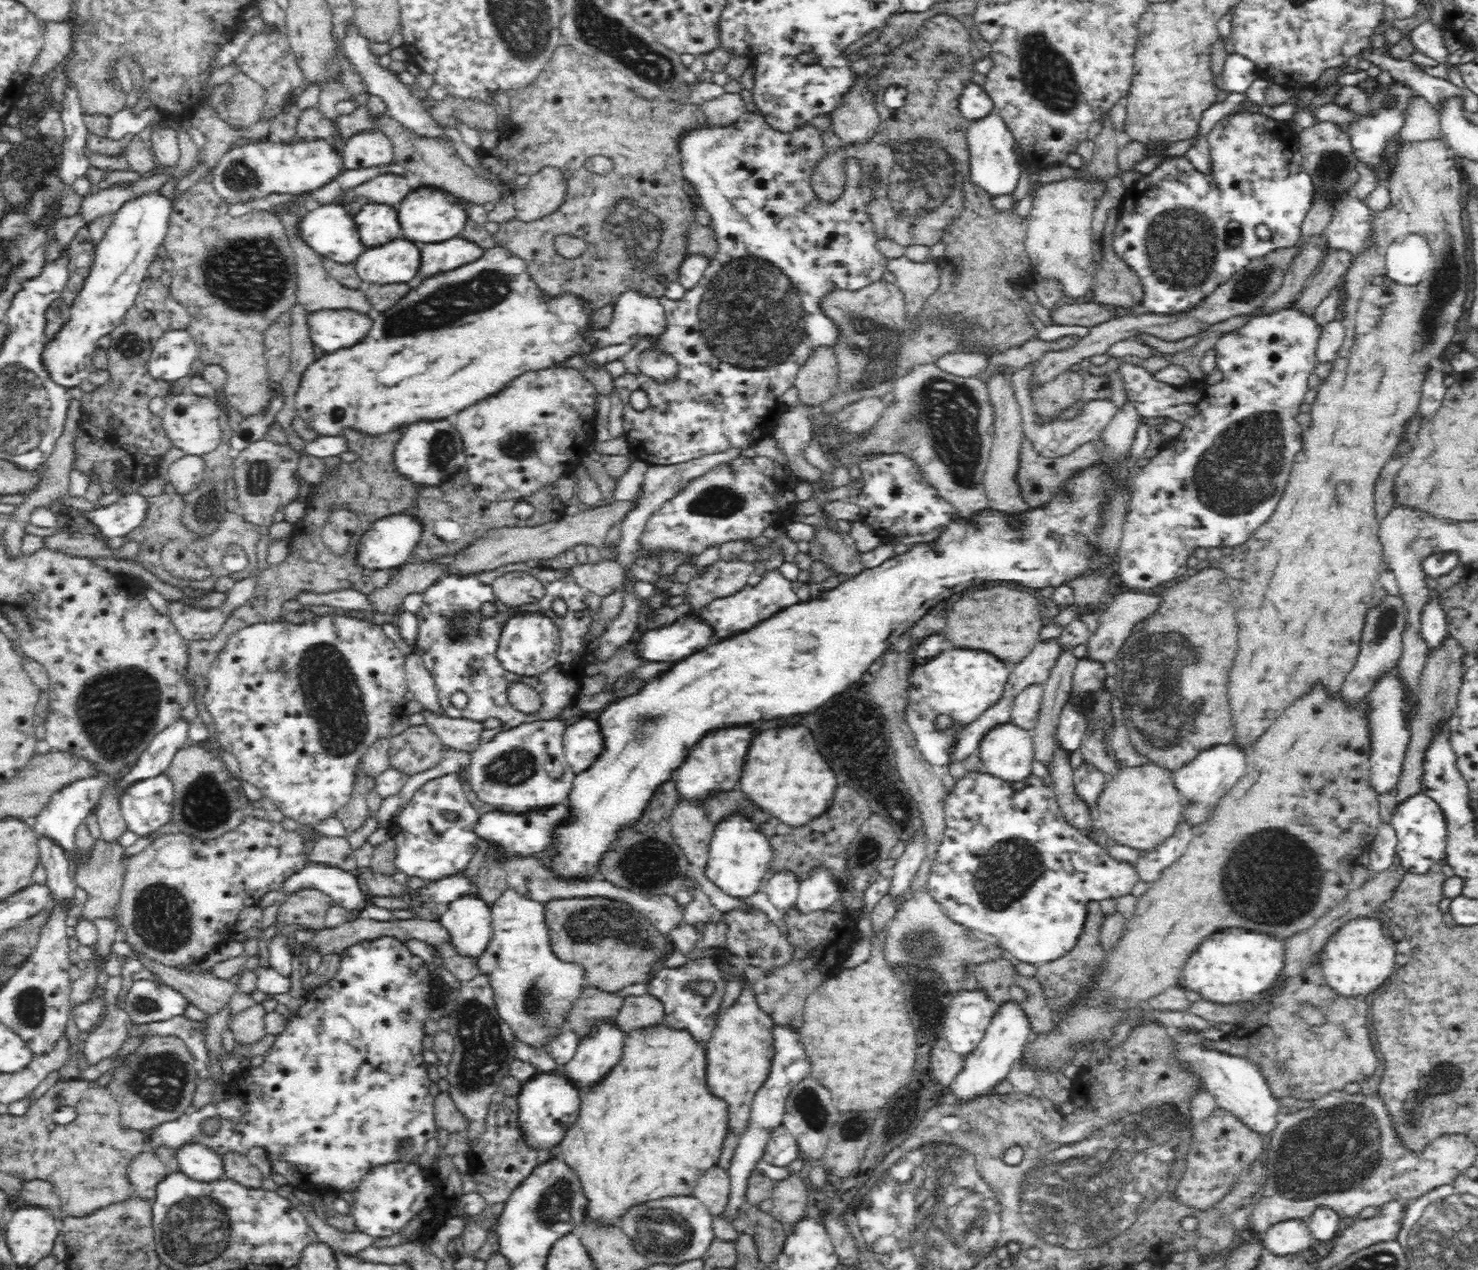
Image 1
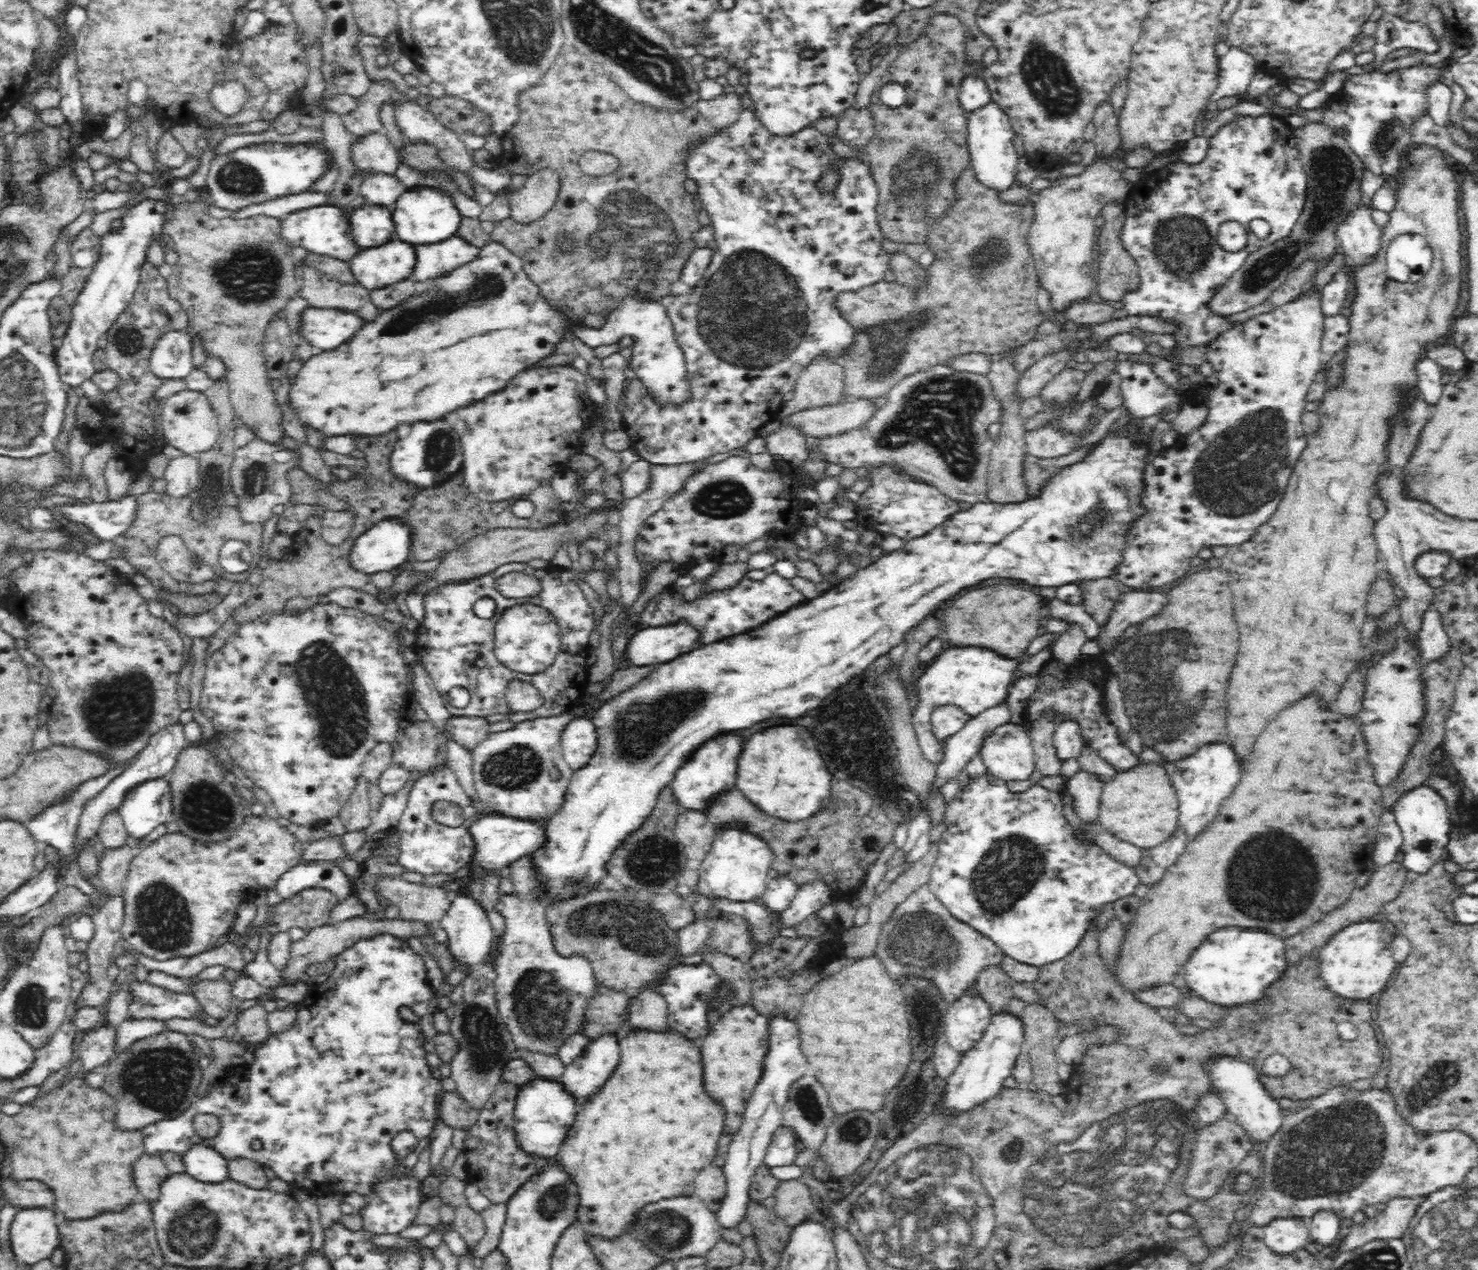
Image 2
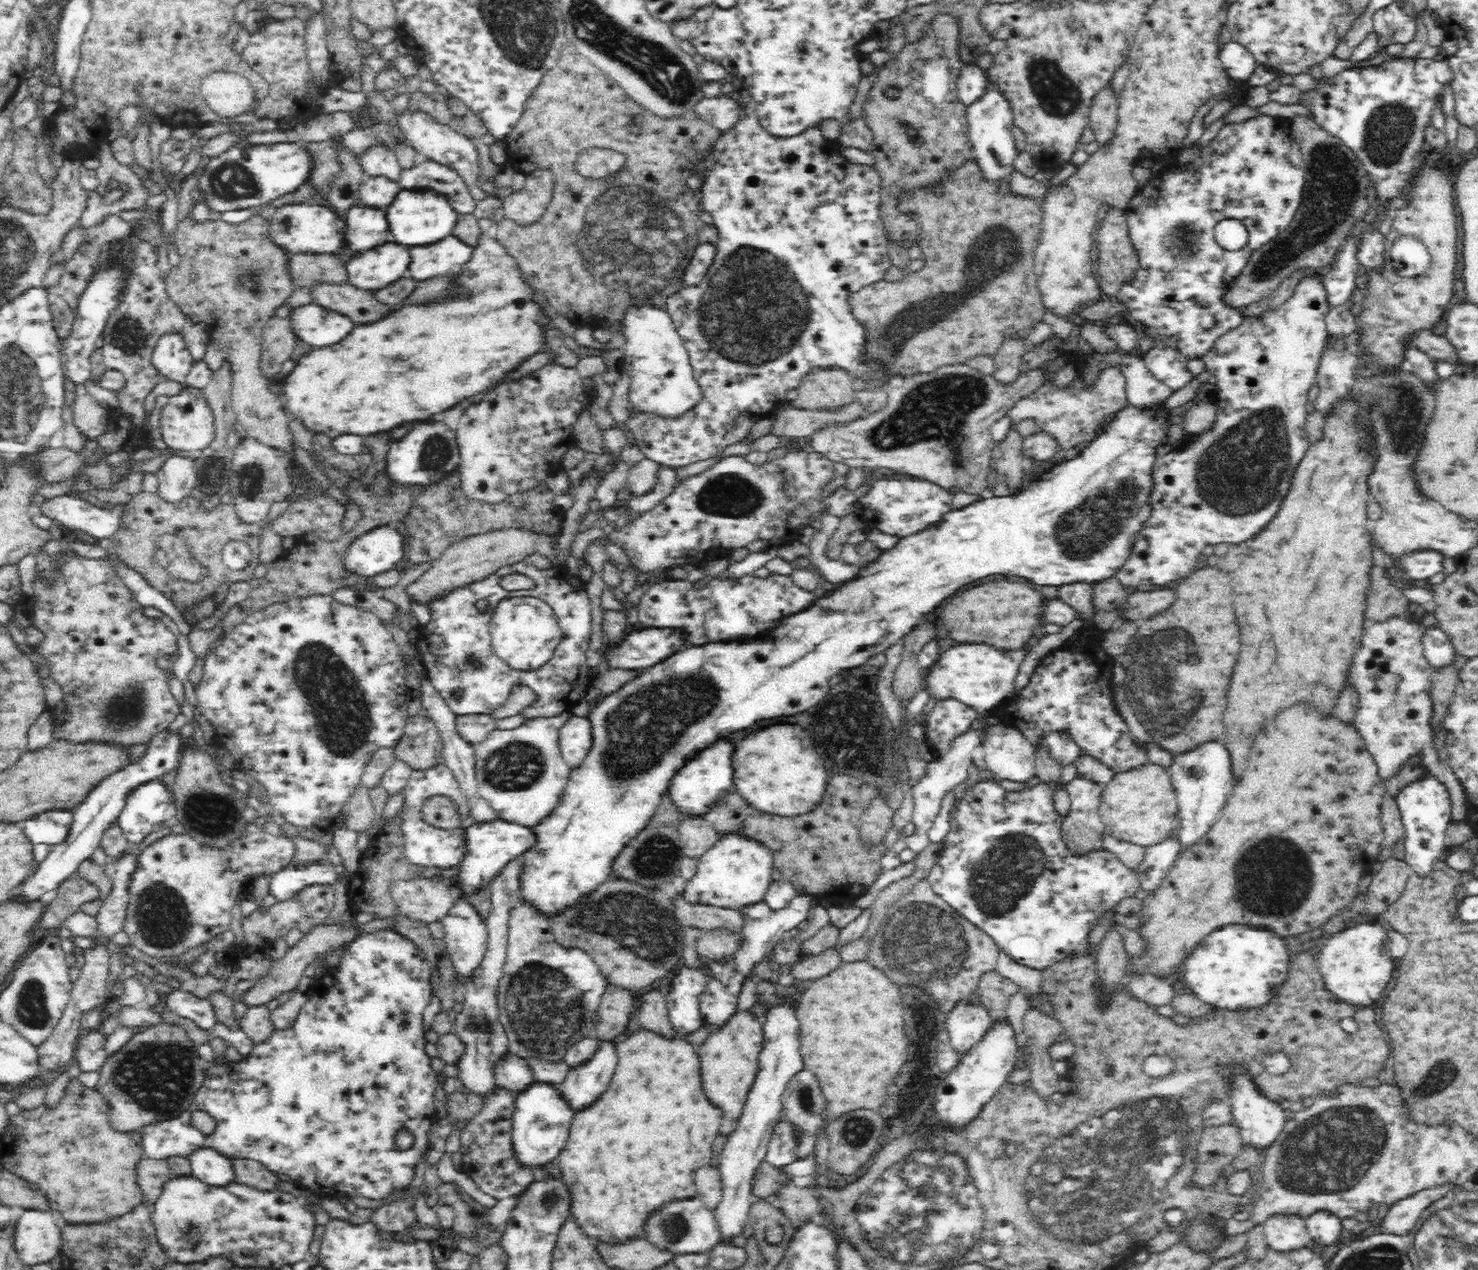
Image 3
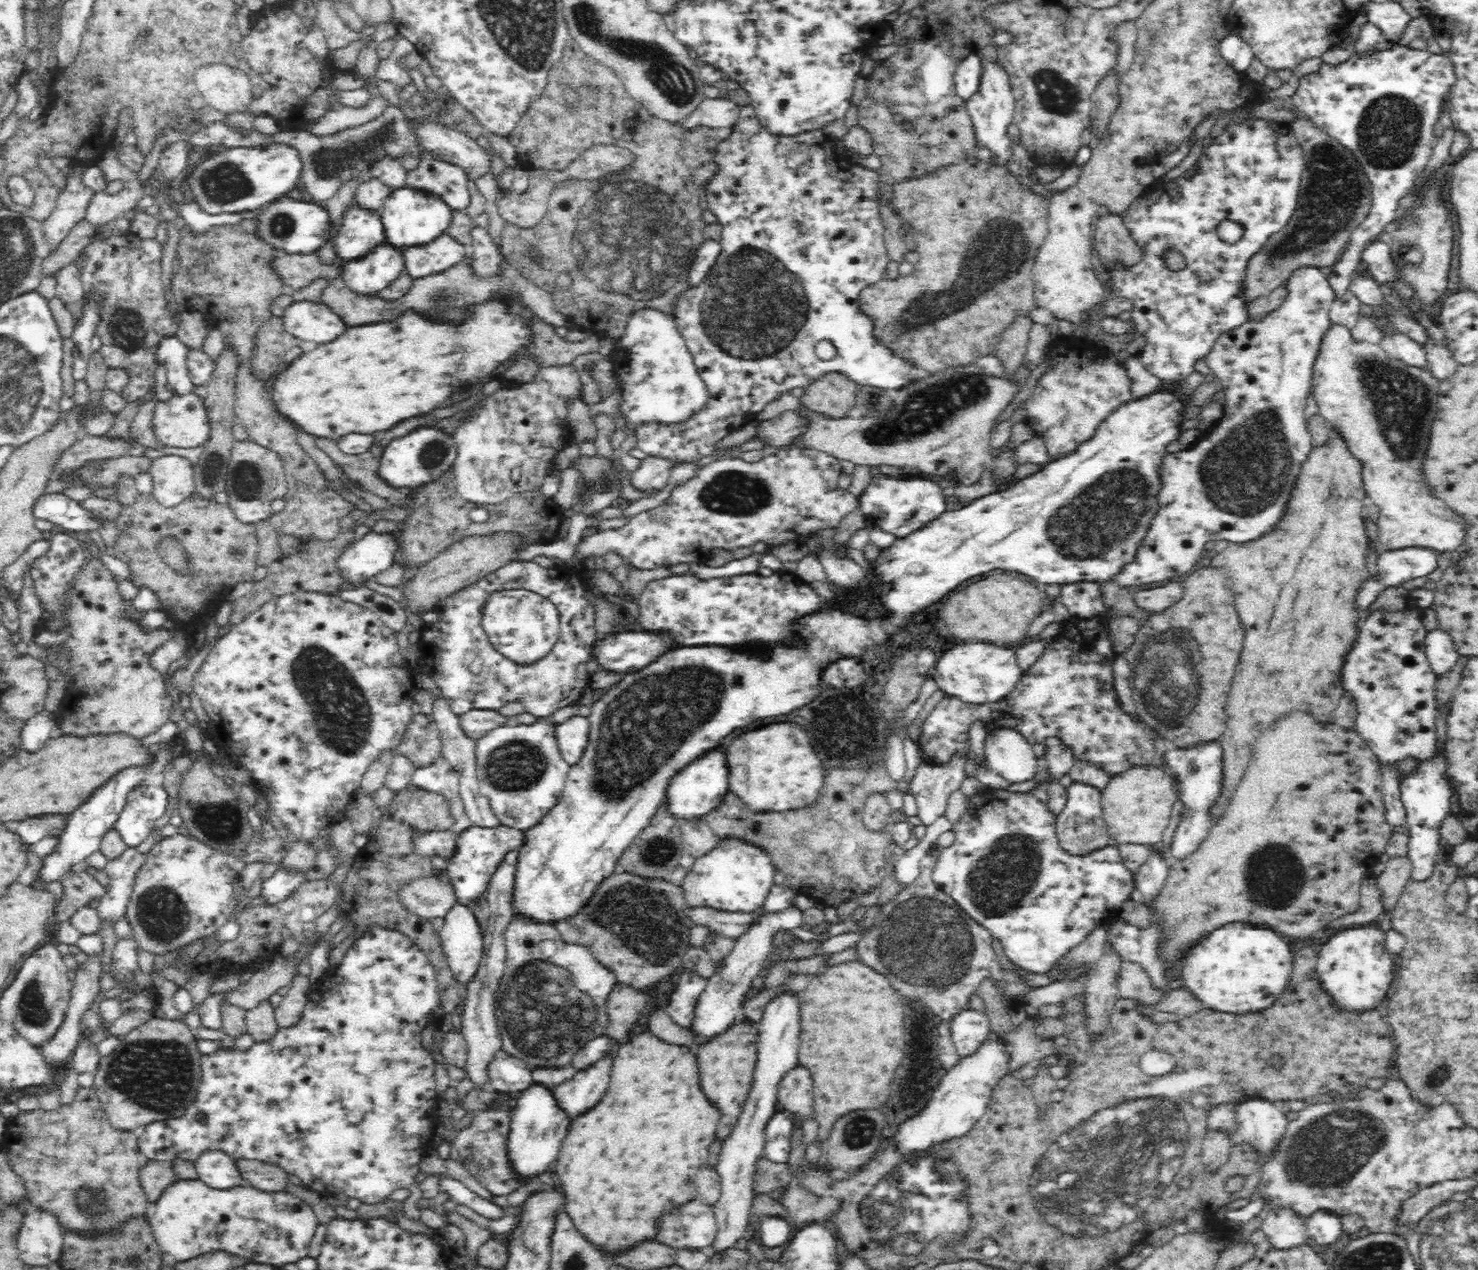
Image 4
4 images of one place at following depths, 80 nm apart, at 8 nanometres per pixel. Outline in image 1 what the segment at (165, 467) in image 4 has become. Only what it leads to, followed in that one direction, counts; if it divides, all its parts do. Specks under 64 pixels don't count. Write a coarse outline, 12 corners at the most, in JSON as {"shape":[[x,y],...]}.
{"shape":[[186,454],[170,464],[166,480],[185,496],[200,484],[204,463]]}

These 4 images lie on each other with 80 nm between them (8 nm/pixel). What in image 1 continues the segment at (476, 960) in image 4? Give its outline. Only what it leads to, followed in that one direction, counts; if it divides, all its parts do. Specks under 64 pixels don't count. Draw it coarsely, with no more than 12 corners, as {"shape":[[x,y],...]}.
{"shape":[[462,895],[438,923],[456,953],[475,961],[493,936],[484,901]]}

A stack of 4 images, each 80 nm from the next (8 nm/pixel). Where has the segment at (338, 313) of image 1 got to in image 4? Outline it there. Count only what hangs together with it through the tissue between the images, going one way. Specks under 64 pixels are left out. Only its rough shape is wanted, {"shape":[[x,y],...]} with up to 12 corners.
{"shape":[[293,301],[283,330],[302,341],[330,342],[344,330],[324,302]]}

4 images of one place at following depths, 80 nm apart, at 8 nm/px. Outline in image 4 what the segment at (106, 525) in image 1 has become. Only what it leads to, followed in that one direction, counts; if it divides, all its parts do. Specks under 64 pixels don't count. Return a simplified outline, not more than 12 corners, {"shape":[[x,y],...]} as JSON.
{"shape":[[63,493],[32,504],[34,520],[60,528],[98,530],[89,511]]}

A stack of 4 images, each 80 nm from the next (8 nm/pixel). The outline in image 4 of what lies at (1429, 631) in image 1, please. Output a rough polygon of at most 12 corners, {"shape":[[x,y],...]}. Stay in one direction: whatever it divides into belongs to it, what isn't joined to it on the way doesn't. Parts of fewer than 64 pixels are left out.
{"shape":[[1442,629],[1427,634],[1425,651],[1436,678],[1460,656]]}

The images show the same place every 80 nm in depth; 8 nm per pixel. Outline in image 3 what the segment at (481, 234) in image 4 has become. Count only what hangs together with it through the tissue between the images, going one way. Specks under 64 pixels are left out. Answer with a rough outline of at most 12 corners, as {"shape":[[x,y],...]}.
{"shape":[[478,232],[470,300],[406,306],[274,387],[332,439],[448,410],[546,321]]}

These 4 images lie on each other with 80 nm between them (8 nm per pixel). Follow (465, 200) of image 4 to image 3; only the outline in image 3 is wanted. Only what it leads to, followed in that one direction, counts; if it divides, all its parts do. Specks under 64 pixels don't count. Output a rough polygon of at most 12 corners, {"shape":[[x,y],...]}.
{"shape":[[427,159],[404,169],[402,189],[440,193],[457,214],[476,199],[456,169]]}

